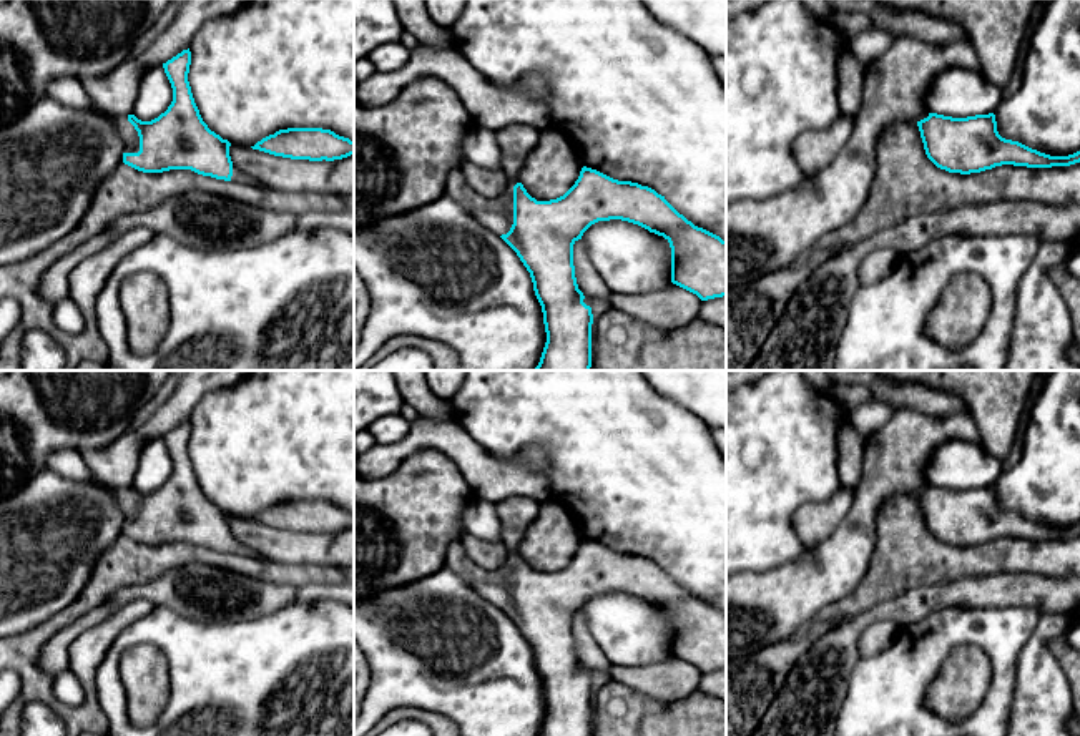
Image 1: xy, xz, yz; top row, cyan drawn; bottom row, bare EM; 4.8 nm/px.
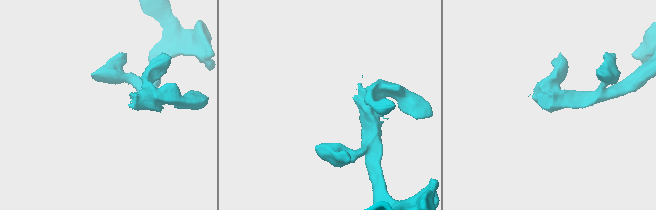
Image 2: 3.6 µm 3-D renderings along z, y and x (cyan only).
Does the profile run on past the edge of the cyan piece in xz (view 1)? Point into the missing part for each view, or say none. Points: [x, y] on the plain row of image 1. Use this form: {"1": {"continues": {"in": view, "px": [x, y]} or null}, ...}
{"1": {"continues": {"in": "xz", "px": [515, 514]}}}

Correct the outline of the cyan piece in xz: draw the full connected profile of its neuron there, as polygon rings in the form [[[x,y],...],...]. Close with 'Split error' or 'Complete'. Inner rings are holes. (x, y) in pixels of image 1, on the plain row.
[[[507,497],[493,503],[502,523],[507,558],[498,570],[484,570],[464,550],[462,540],[447,548],[445,567],[472,586],[482,598],[498,606],[530,645],[542,678],[547,714],[538,736],[592,736],[592,680],[583,675],[573,638],[573,616],[598,593],[621,591],[663,608],[671,620],[671,655],[701,673],[726,668],[726,613],[695,598],[665,568],[648,558],[613,552],[583,538],[575,557],[560,570],[537,573],[522,557],[527,528],[538,515],[540,502],[532,497]]]. Split error

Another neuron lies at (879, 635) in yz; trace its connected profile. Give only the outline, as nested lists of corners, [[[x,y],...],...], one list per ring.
[[[876,621],[867,626],[859,638],[859,655],[862,658],[882,653],[896,638],[899,626],[891,621]]]

